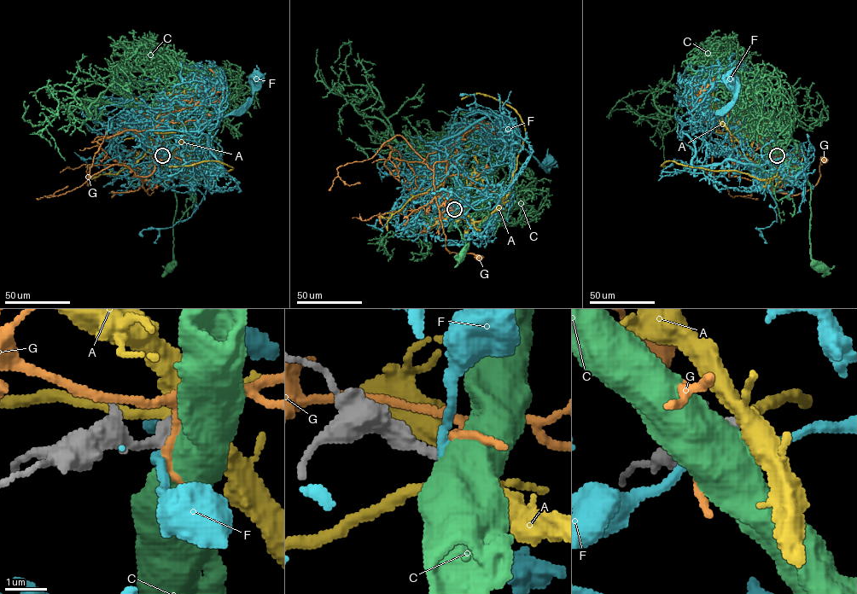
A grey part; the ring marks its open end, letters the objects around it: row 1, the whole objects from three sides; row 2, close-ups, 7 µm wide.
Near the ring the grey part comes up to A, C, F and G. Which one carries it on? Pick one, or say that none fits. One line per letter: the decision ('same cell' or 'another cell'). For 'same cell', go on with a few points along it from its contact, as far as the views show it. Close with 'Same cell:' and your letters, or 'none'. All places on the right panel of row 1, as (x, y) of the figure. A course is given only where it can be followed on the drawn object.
A: another cell
C: another cell
F: another cell
G: another cell
Same cell: none

